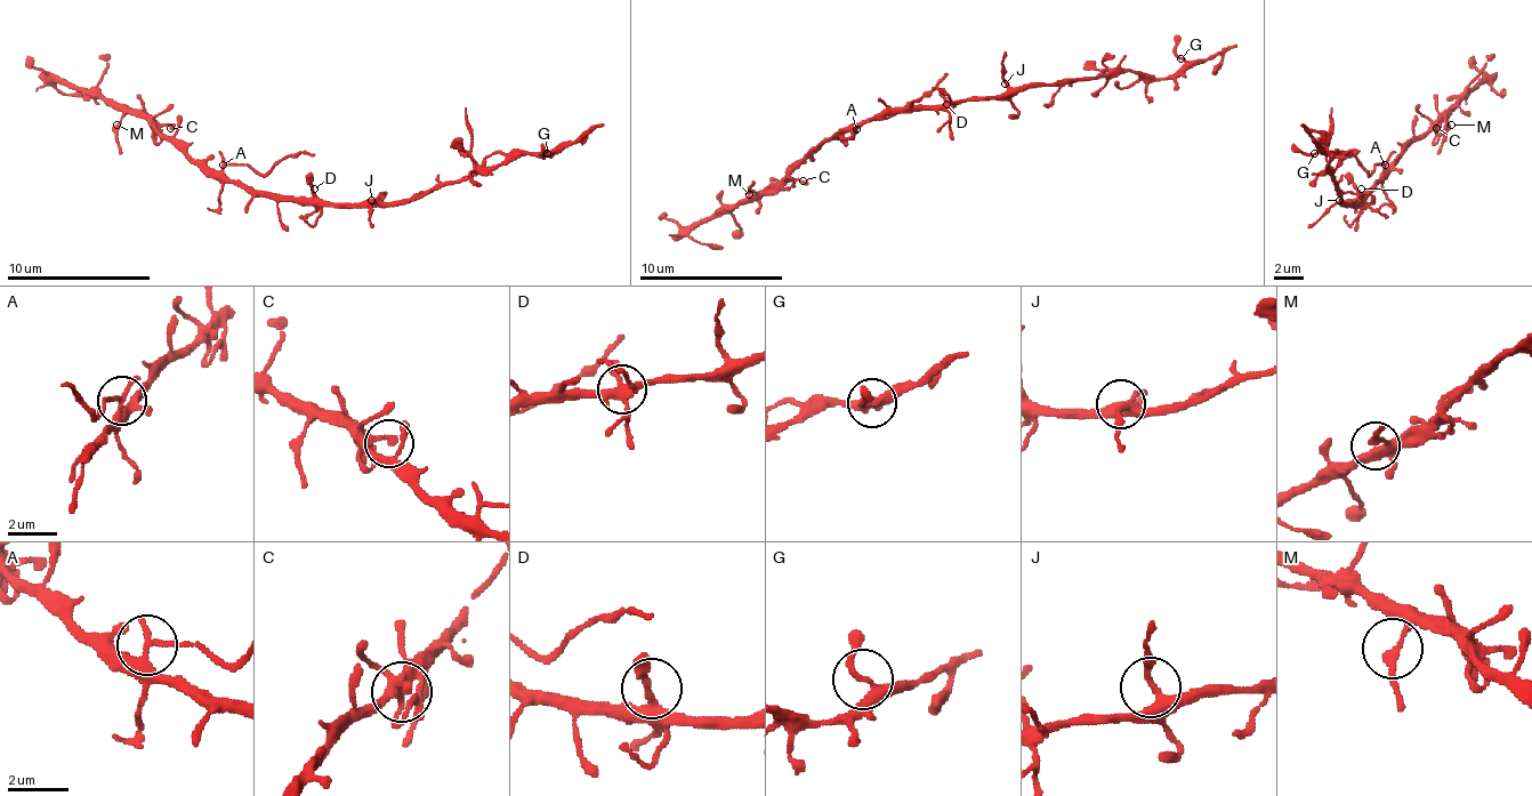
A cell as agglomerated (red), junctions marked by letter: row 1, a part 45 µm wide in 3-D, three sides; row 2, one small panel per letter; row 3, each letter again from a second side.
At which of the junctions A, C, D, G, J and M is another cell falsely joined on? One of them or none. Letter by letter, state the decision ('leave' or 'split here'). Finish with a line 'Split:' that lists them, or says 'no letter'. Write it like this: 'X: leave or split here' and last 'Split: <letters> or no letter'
A: split here
C: leave
D: leave
G: leave
J: leave
M: leave
Split: A

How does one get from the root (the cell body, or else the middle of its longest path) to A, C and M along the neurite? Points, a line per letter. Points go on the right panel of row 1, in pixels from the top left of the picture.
A: (1364, 197), (1386, 163)
C: (1364, 197), (1418, 138), (1433, 131), (1436, 125), (1436, 128)
M: (1364, 197), (1443, 113), (1446, 113), (1451, 125)

